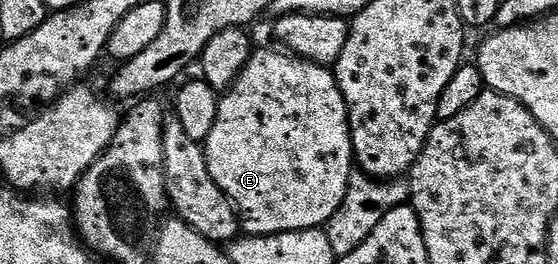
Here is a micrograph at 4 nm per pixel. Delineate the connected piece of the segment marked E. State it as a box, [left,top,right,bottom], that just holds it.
[203,48,354,237]

